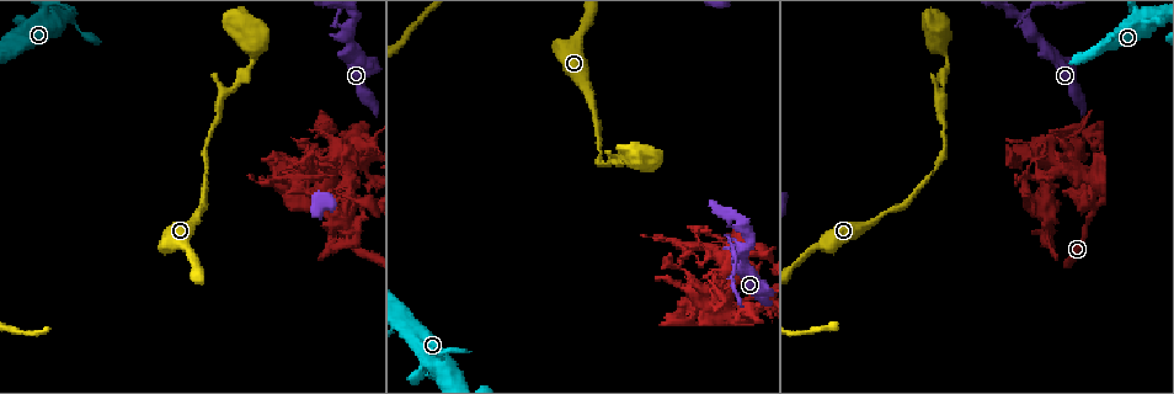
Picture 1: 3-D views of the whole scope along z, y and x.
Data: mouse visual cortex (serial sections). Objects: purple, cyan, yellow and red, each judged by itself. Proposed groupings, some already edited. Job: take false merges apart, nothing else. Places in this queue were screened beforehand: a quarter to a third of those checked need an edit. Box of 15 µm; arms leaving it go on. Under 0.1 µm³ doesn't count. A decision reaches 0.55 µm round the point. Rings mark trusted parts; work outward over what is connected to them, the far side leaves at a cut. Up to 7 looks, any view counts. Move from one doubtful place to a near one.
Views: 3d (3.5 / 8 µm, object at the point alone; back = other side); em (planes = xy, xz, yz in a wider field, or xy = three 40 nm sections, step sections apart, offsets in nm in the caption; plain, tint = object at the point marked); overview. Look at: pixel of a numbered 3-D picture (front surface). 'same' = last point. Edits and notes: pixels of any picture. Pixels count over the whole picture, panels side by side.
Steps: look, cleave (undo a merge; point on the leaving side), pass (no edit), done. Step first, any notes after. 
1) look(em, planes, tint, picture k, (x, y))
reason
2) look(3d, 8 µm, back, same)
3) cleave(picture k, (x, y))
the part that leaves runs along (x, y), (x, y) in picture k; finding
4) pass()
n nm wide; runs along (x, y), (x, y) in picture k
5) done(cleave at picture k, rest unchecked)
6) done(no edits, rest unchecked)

look(3d, 8 µm, picture 1, (347, 26))
small branch off a trunk

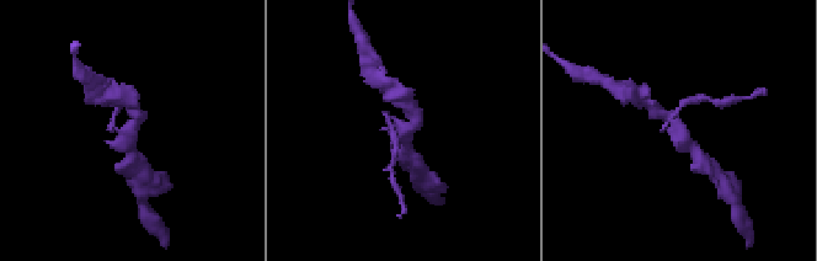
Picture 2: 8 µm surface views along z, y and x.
look(em, xy, step 5, tint, picture 2, (404, 127))

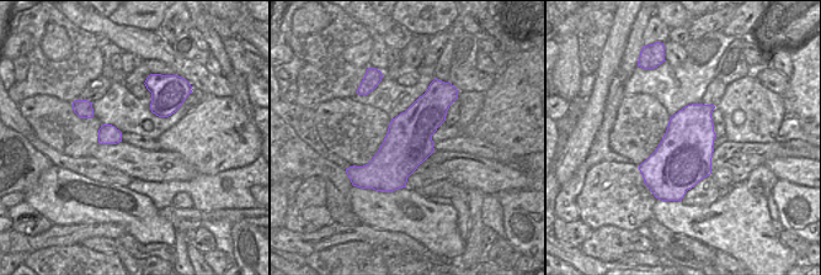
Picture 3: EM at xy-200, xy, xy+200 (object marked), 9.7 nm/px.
pass()
runs along (700, 158), (676, 122), (657, 112) in picture 2; all the same cell

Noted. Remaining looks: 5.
look(3d, 3.5 µm, picture 1, (1094, 207))
looks like a crossing

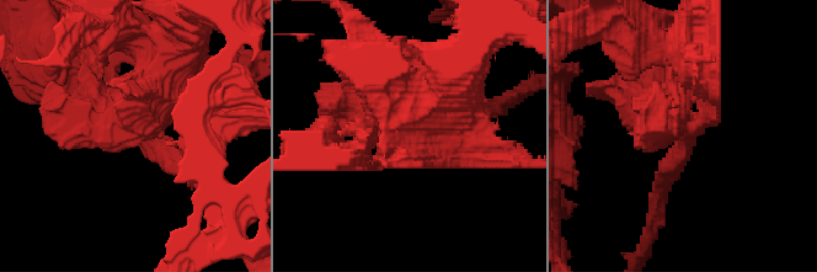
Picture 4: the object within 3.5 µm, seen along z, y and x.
look(em, xy, step 1, tint, picture 4, (139, 126))

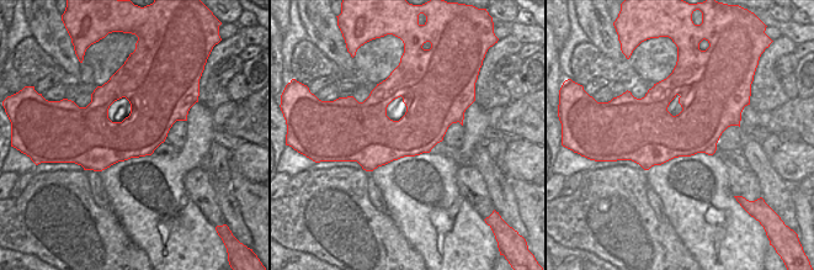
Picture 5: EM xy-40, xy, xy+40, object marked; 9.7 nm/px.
cleave(picture 4, (390, 95))
two cells meet here

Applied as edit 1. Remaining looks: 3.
done(cleave at picture 4, rest unchecked)

